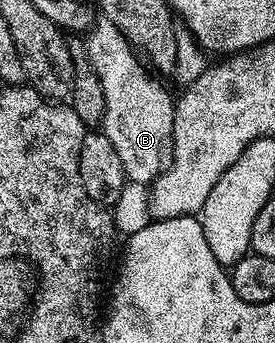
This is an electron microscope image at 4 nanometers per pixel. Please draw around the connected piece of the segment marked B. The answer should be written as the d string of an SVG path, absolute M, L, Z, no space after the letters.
M100 18L85 42L90 64L105 93L102 134L107 136L113 149L117 149L124 176L130 182L150 185L171 162L171 134L175 120L173 95L154 79L156 76L144 66L135 48L111 20Z

